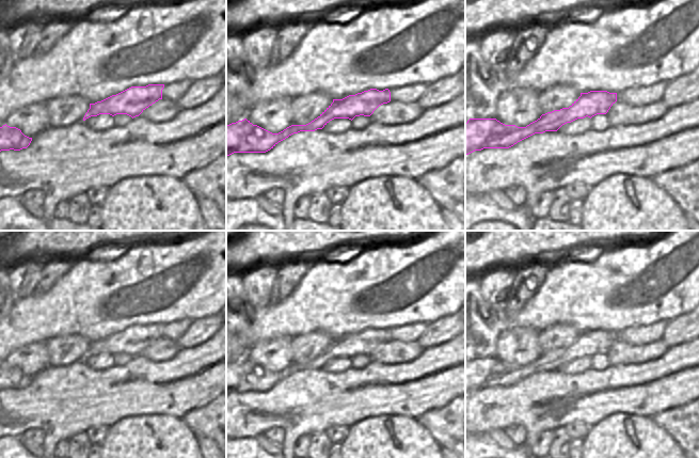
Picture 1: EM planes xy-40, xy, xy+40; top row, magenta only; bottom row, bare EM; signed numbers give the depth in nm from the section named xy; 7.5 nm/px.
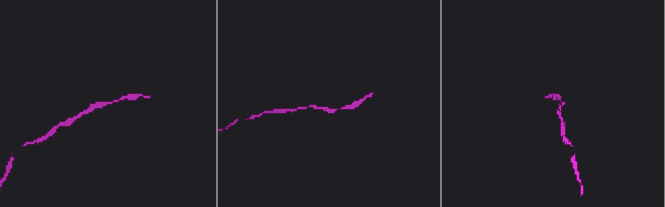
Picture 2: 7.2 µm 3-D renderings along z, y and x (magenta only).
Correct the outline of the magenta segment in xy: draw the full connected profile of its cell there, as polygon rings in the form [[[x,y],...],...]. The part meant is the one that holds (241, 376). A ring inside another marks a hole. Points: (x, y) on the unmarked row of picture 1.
[[[370,328],[333,342],[314,360],[306,364],[291,364],[279,373],[272,373],[247,358],[226,364],[226,396],[234,392],[266,392],[279,381],[300,370],[322,368],[334,358],[353,359],[355,356],[370,356],[381,344],[391,341],[388,328]]]

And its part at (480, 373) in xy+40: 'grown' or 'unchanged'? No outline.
unchanged

